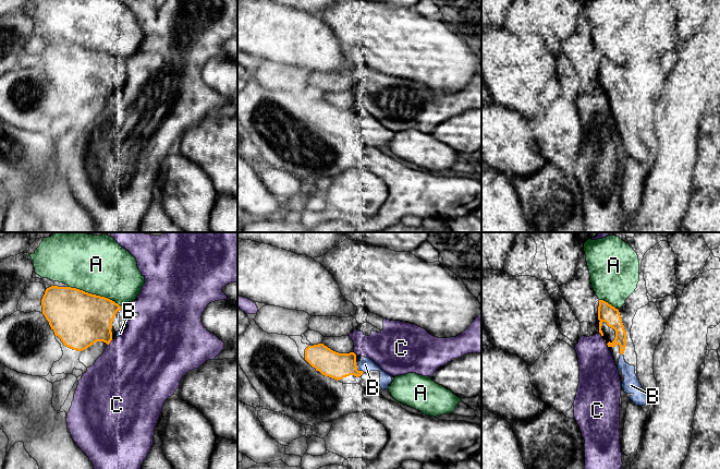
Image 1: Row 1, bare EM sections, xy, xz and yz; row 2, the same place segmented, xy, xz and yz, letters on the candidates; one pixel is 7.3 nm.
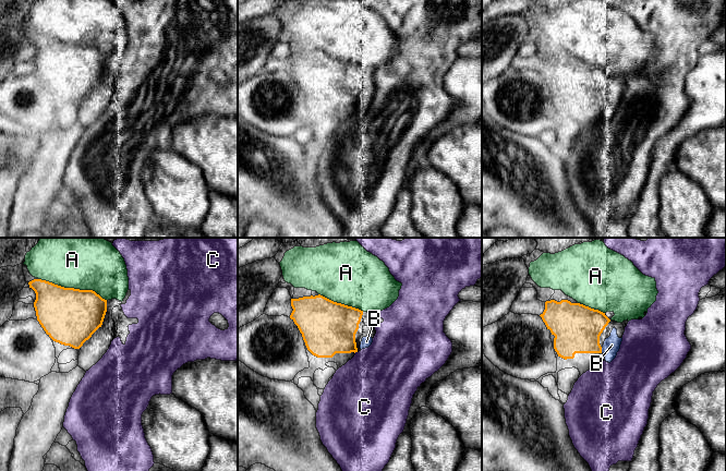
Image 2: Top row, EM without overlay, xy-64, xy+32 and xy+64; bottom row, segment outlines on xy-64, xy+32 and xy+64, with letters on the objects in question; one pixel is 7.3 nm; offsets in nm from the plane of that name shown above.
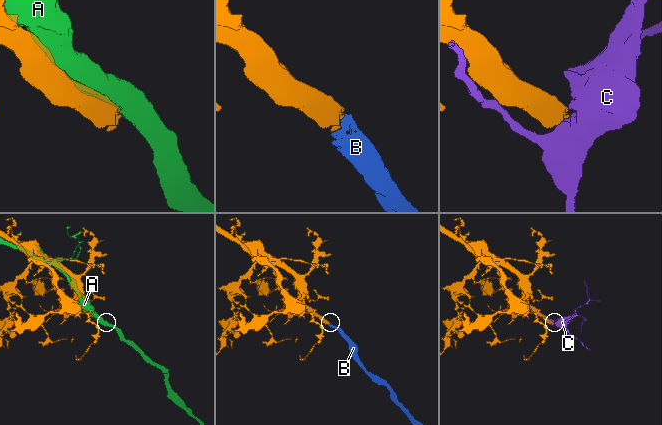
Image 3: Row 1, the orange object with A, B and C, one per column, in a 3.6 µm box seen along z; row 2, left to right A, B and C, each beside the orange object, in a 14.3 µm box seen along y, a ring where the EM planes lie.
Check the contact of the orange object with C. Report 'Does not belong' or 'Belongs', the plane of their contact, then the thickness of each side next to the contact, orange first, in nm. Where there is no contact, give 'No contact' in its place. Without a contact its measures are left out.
Does not belong. Touches orange in xy. Thickness 380 nm (orange) against 480 nm

